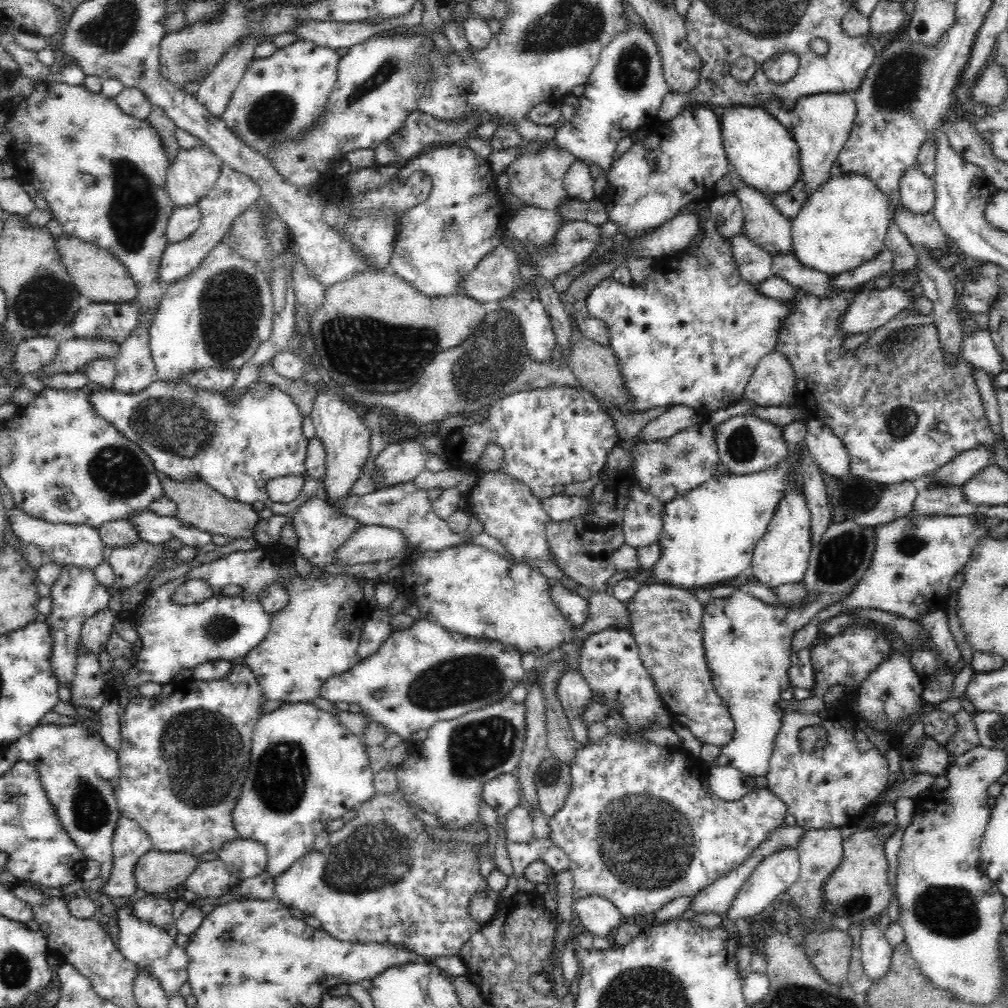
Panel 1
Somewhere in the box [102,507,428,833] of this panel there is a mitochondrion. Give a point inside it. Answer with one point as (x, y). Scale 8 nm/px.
(188, 740)

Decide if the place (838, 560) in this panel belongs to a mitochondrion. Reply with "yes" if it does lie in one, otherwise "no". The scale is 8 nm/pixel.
yes

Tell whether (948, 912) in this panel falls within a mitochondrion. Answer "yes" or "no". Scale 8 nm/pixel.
yes

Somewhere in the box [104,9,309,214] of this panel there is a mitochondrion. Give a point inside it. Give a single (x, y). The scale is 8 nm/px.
(272, 113)

